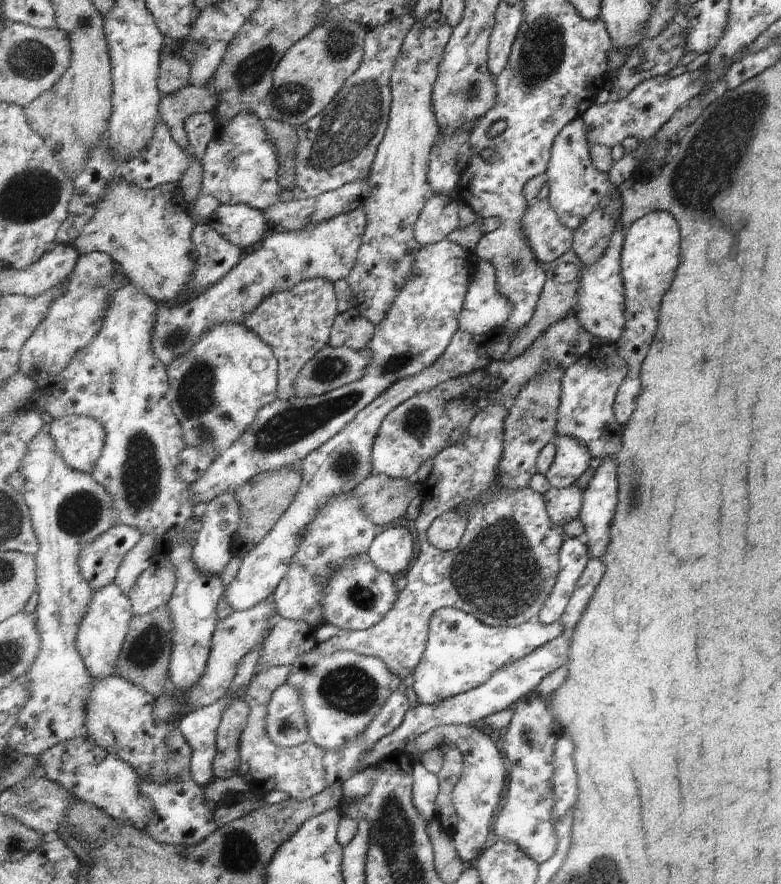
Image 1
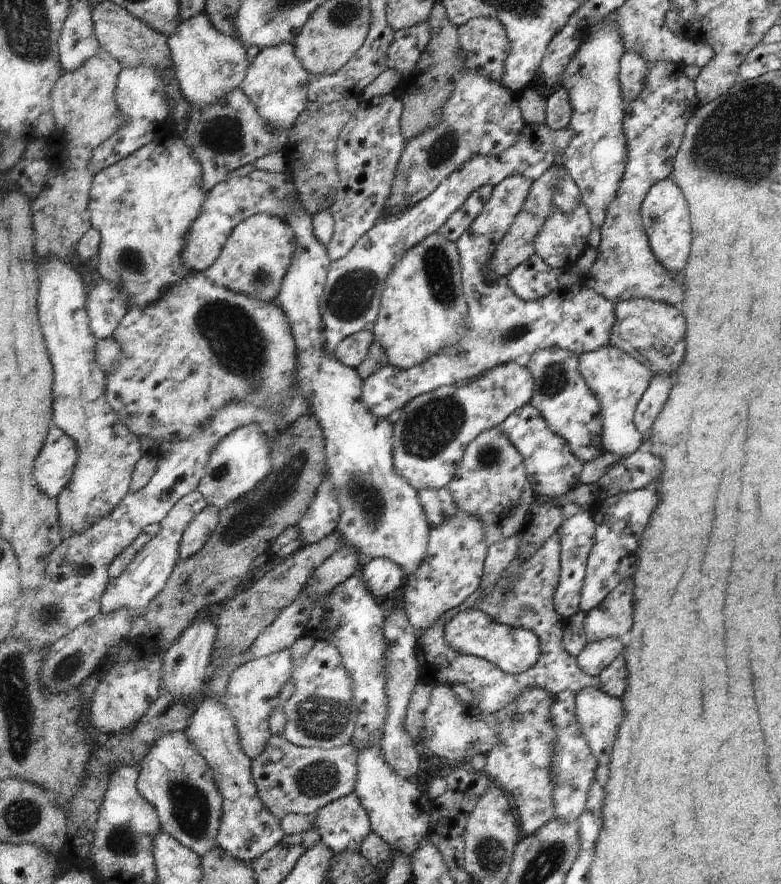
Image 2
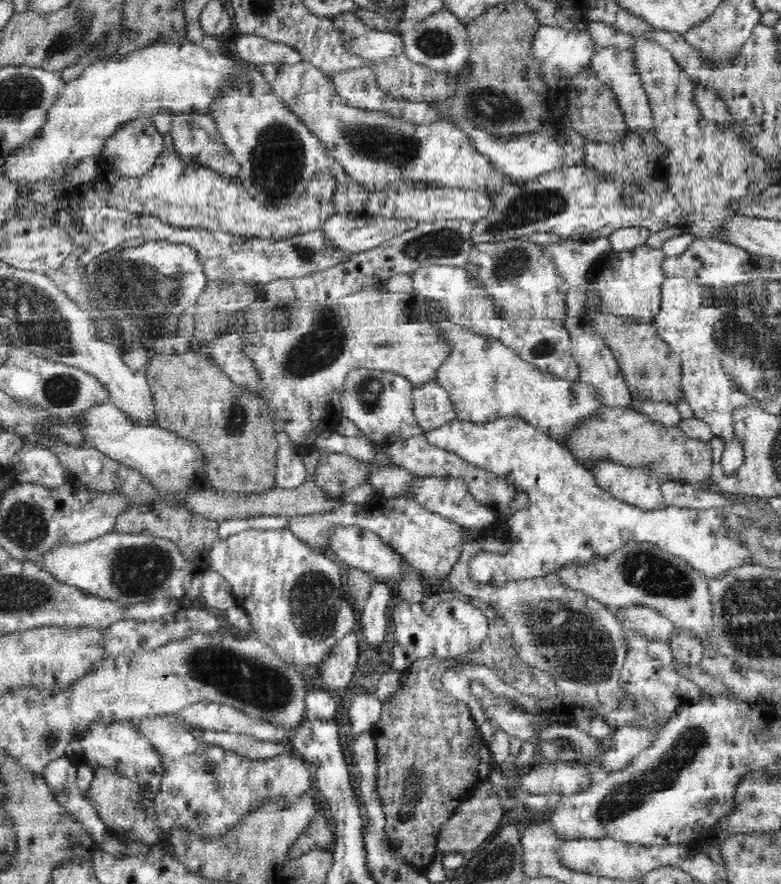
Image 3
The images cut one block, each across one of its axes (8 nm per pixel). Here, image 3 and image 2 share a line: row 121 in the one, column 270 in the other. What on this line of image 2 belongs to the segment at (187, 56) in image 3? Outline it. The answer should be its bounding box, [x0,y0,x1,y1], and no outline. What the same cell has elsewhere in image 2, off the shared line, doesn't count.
[241,42,312,134]

